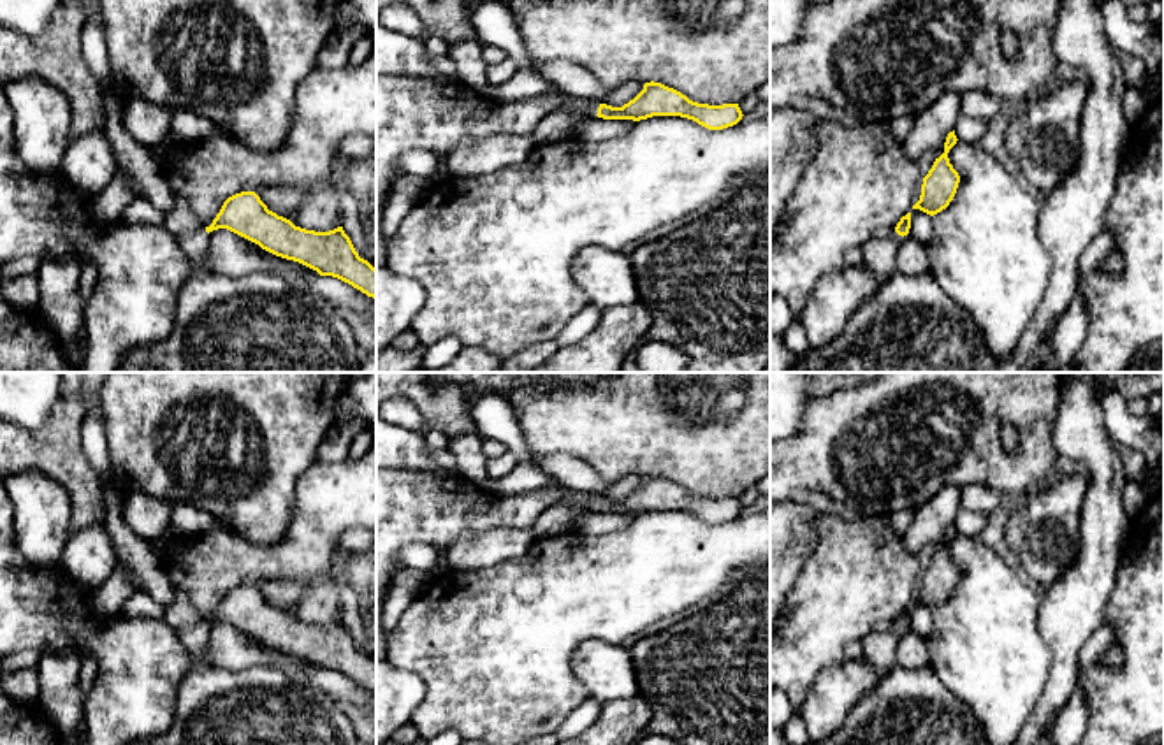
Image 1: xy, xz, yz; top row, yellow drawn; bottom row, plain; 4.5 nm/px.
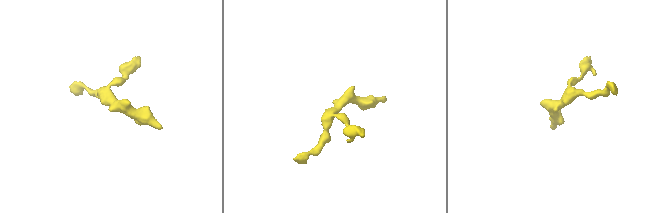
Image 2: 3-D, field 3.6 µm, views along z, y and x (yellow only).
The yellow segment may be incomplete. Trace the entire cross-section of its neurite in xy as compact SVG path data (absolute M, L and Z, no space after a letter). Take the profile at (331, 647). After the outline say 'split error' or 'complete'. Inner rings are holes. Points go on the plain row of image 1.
M255 585L229 590L209 620L174 627L188 652L204 657L209 648L209 626L227 622L262 643L299 655L320 669L338 671L376 692L376 662L355 645L343 620L315 626L295 620L269 604Z | split error

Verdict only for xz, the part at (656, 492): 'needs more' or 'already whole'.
needs more

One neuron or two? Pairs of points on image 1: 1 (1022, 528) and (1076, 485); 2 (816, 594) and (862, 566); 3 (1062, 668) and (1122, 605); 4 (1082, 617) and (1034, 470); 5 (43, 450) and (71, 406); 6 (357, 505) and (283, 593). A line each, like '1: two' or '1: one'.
1: one
2: one
3: two
4: two
5: one
6: two

